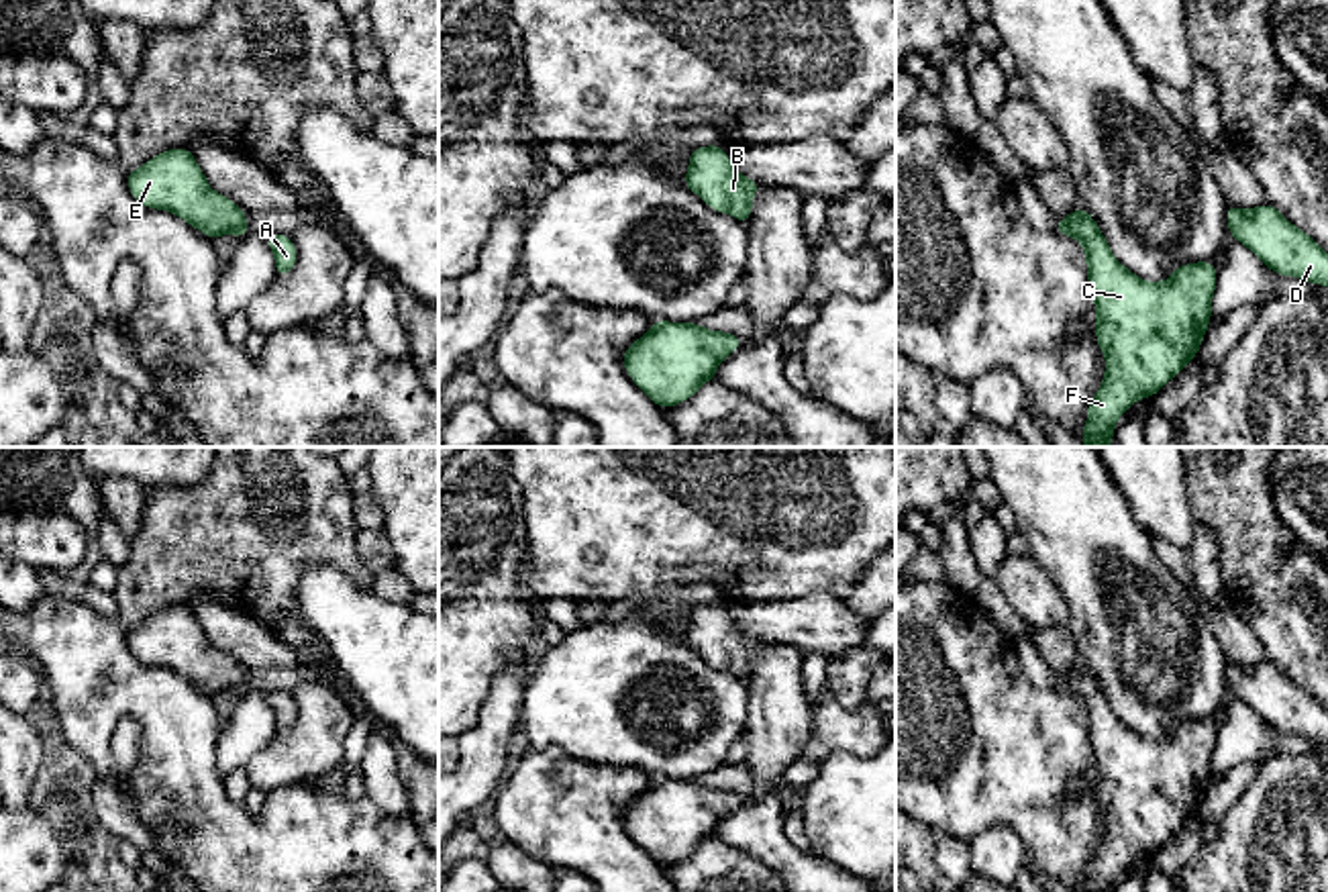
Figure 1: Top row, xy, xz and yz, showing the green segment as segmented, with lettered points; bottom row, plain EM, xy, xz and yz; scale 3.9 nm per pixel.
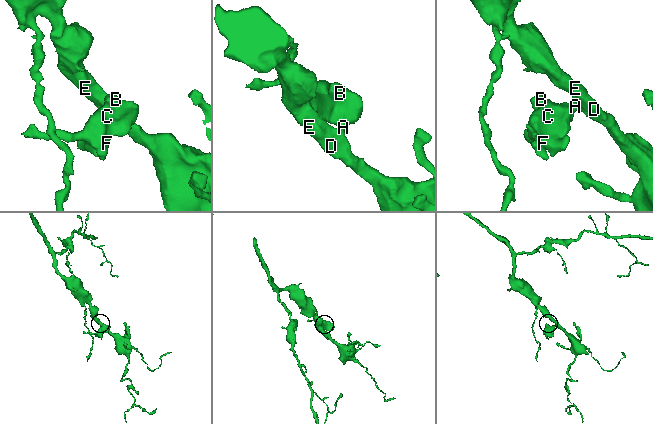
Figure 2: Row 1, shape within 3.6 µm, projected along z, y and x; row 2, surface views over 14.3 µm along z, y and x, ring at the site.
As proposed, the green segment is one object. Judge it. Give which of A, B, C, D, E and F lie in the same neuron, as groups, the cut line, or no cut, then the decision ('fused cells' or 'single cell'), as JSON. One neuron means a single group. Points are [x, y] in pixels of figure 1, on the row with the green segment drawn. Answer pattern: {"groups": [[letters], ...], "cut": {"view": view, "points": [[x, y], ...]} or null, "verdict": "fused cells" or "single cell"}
{"groups": [["A", "B", "C", "D", "E", "F"]], "cut": null, "verdict": "single cell"}

